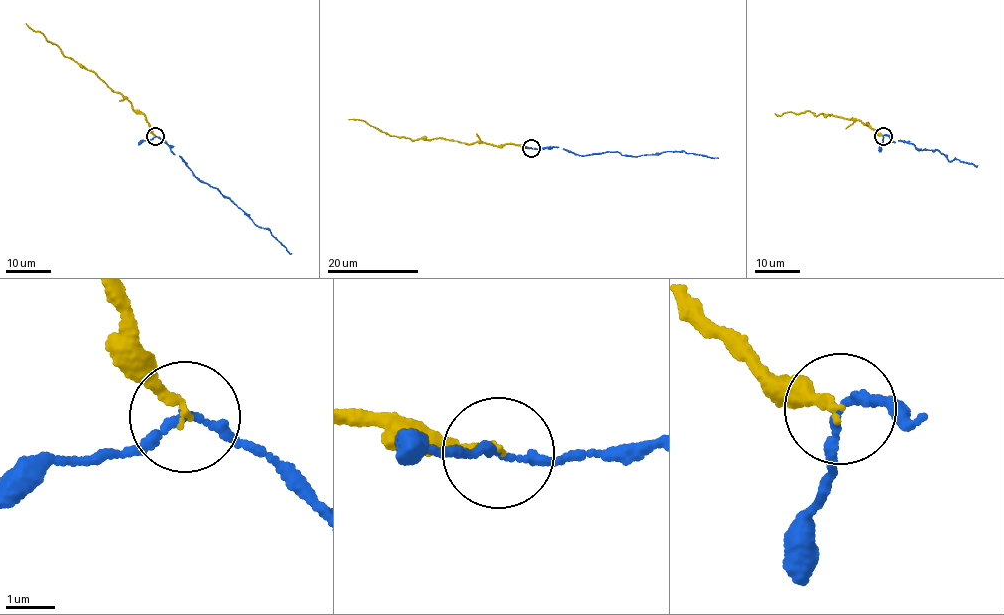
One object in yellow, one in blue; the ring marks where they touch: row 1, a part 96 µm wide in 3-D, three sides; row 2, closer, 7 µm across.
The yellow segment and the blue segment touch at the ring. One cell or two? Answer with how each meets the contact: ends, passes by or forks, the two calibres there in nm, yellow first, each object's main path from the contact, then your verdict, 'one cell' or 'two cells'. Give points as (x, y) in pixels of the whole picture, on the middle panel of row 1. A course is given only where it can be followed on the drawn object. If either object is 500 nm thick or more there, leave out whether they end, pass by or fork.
yellow ends | blue passes by | 160/130 nm | yellow via (531, 148), (479, 142), (470, 144), (440, 138), (412, 140), (390, 135), (359, 119), (348, 120) | blue via (531, 148), (563, 148), (580, 155), (619, 152), (634, 157), (685, 151), (718, 158) | one cell

